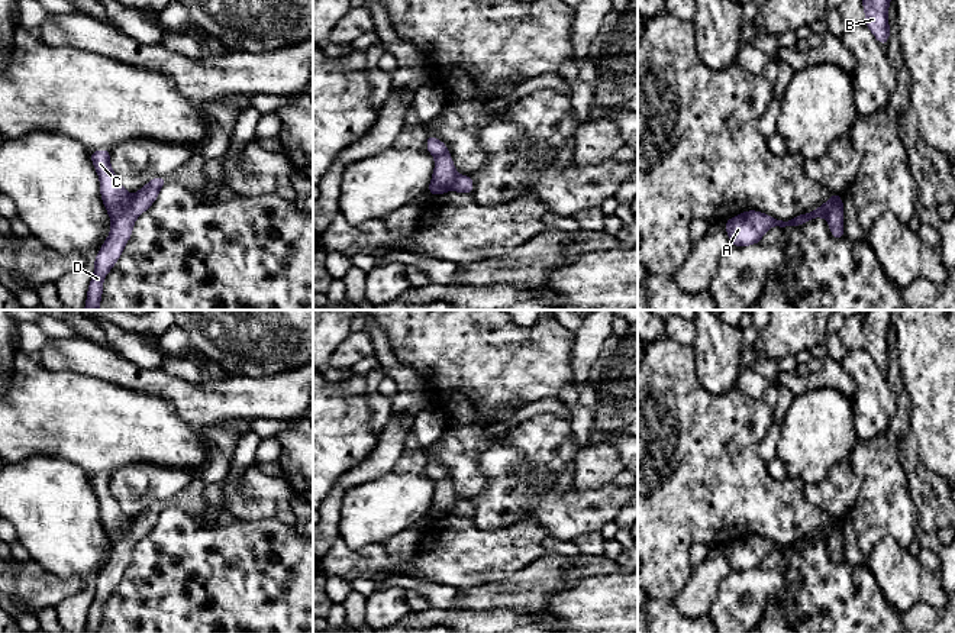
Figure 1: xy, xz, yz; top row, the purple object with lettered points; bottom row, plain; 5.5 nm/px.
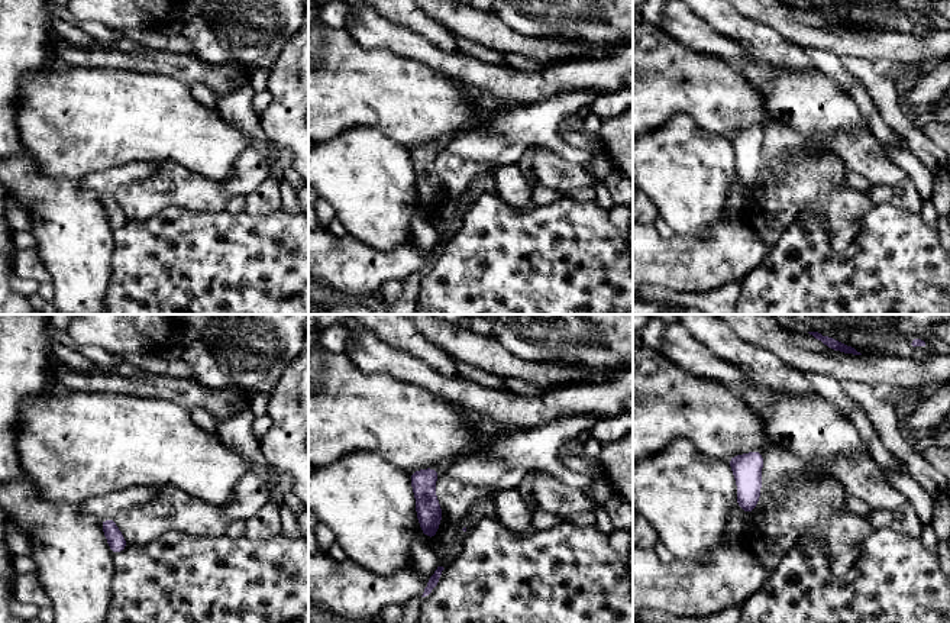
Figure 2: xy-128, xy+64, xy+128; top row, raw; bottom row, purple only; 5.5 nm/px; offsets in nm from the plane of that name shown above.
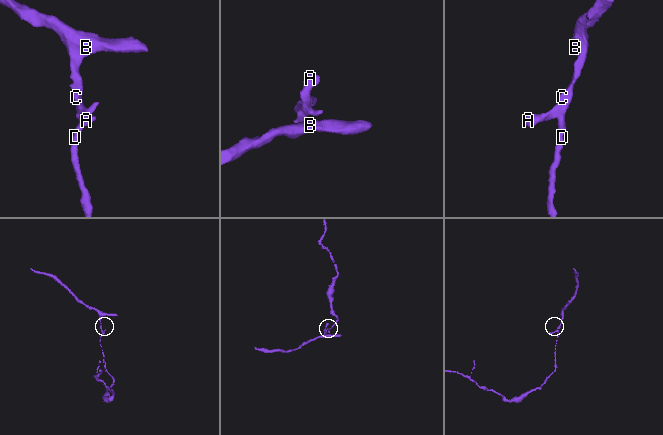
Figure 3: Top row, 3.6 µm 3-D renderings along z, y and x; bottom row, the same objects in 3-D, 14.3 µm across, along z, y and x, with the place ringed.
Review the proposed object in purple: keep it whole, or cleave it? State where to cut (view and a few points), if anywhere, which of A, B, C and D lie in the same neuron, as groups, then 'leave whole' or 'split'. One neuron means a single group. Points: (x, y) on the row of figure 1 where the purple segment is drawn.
cut in xy along (131, 196), (129, 204), (112, 219); A B C / D; split

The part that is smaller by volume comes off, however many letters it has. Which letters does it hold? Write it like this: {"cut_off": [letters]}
{"cut_off": ["A", "B", "C"]}

